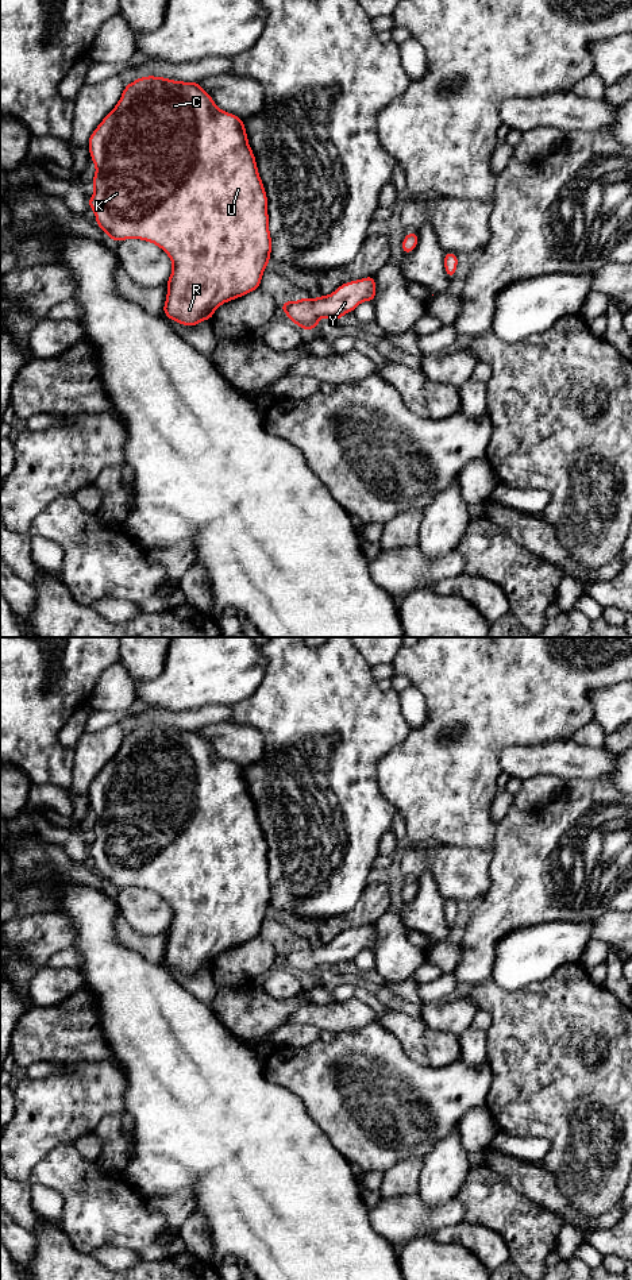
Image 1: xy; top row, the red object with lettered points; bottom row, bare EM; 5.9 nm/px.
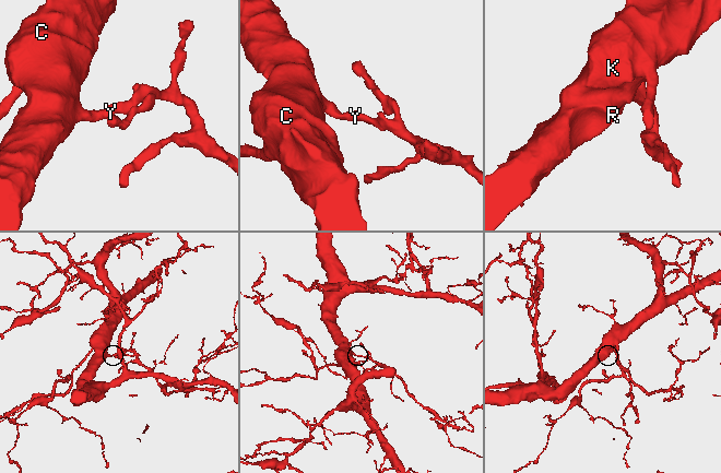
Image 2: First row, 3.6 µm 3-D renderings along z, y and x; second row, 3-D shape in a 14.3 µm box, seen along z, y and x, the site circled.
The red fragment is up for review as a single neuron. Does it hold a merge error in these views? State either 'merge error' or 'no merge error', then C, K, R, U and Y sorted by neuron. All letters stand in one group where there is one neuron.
no merge error; groups C K R U Y

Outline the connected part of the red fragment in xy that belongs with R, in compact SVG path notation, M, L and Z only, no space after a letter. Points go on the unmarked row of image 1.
M147 724L127 732L116 755L103 767L88 790L90 806L96 814L96 822L90 829L95 841L88 853L96 863L97 874L113 888L131 886L151 890L161 895L173 911L172 924L166 930L167 944L162 960L173 969L194 975L203 968L211 968L213 960L224 951L232 949L261 936L261 928L271 901L271 884L269 880L267 844L258 821L257 809L250 797L243 767L219 757L199 729L184 730L163 725Z

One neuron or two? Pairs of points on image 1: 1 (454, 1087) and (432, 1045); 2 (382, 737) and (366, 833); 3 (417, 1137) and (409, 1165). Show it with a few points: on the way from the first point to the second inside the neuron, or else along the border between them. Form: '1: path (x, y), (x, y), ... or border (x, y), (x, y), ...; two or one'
1: border (459, 1057), (438, 1067), (424, 1067), (412, 1060); two
2: path (363, 762), (363, 809); one
3: border (422, 1157), (404, 1157), (385, 1172); two

